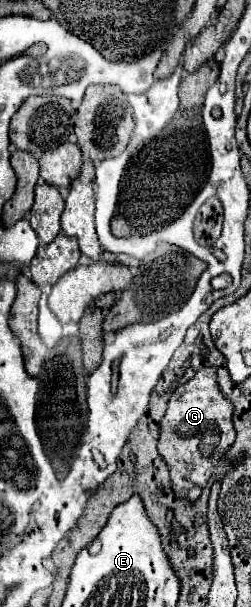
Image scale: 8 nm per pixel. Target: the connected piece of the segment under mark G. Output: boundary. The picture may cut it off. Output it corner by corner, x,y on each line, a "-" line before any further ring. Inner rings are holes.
200,368
194,378
172,392
166,414
160,422
158,452
164,458
176,498
198,500
202,488
216,470
220,458
234,442
232,404
224,400
216,386
216,368

